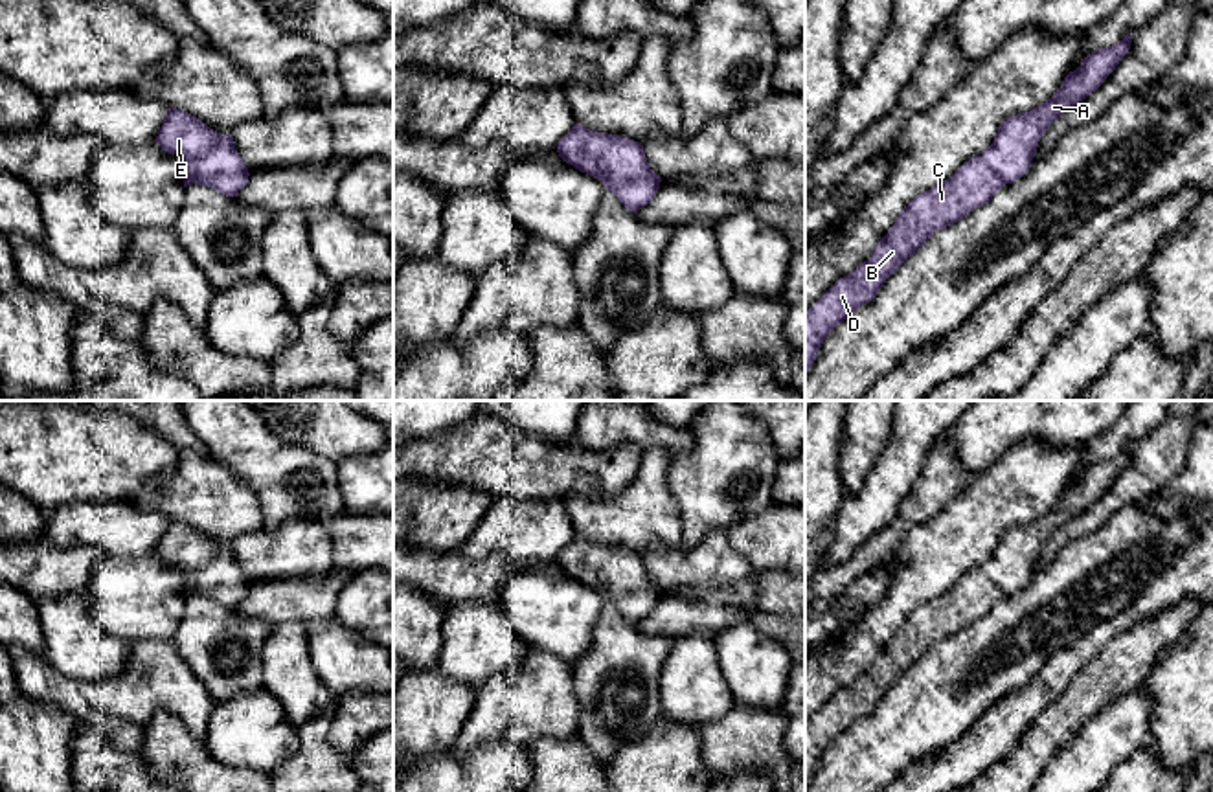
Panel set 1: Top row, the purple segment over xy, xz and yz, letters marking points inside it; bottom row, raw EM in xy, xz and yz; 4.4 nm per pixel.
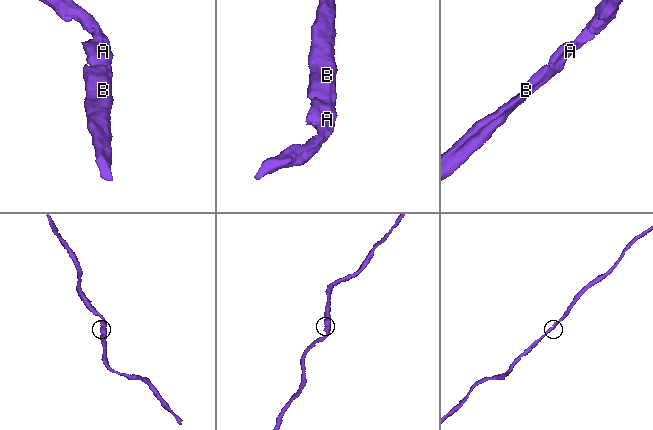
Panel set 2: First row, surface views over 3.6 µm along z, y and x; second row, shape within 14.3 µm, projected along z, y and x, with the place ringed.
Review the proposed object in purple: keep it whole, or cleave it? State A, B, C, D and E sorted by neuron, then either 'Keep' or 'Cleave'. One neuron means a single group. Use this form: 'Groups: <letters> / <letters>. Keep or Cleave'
Groups: A B C D E. Keep

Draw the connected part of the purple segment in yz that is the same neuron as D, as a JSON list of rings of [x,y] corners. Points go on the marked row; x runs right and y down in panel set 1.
[[[1132,33],[1116,46],[1088,53],[1046,103],[1007,118],[981,156],[965,162],[956,175],[915,197],[899,213],[871,257],[840,277],[805,311],[805,375],[827,334],[856,309],[869,303],[886,279],[935,232],[991,202],[996,191],[1029,171],[1044,132],[1105,83],[1128,53],[1130,40]]]

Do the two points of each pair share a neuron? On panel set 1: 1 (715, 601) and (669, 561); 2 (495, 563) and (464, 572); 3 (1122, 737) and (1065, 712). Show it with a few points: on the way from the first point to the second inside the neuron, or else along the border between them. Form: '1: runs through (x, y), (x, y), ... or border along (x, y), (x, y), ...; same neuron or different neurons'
1: border along (745, 579), (734, 585), (662, 592); different neurons
2: runs through (487, 570), (471, 572); same neuron
3: border along (1122, 695), (1105, 704), (1057, 752); different neurons

